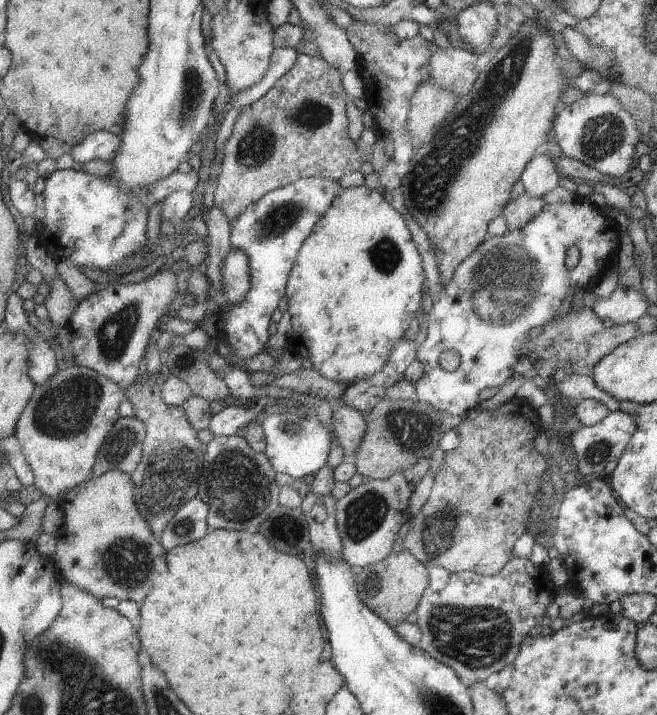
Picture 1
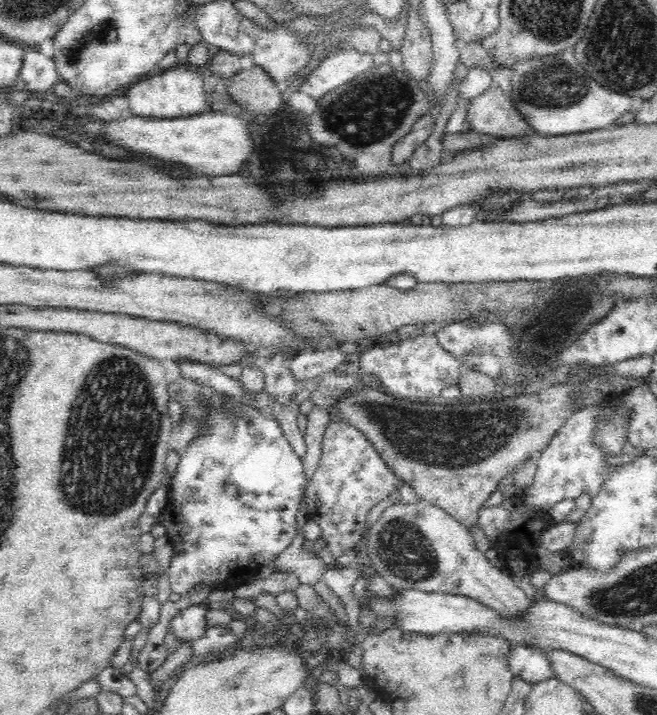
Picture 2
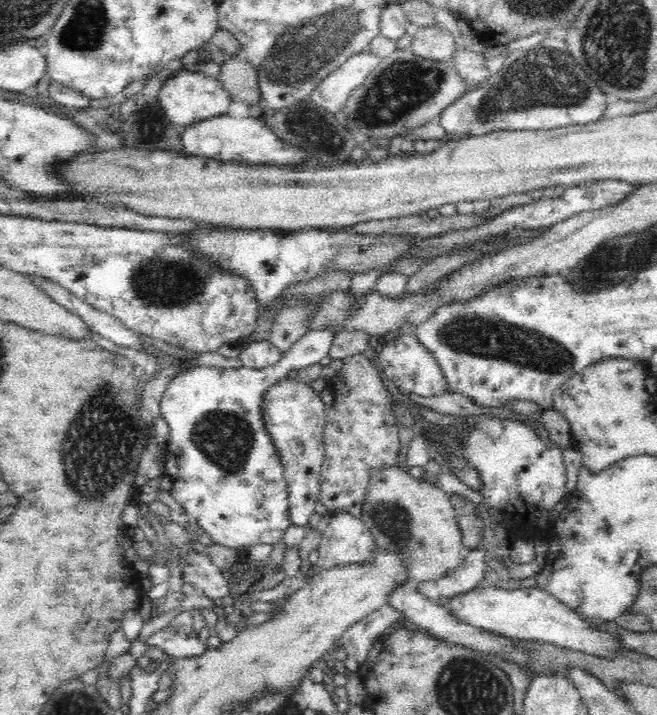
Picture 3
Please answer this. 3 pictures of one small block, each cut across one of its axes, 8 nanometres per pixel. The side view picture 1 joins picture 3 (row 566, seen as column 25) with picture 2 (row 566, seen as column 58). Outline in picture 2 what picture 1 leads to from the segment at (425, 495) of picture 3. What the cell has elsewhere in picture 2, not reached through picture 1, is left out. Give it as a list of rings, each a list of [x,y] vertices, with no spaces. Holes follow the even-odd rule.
[[[397,501],[387,507],[368,531],[366,548],[372,567],[395,588],[402,591],[418,590],[443,594],[469,596],[491,606],[505,618],[520,616],[530,608],[533,600],[527,598],[503,567],[496,567],[488,561],[485,553],[477,548],[468,528],[446,512],[440,505],[428,502],[402,504]]]

